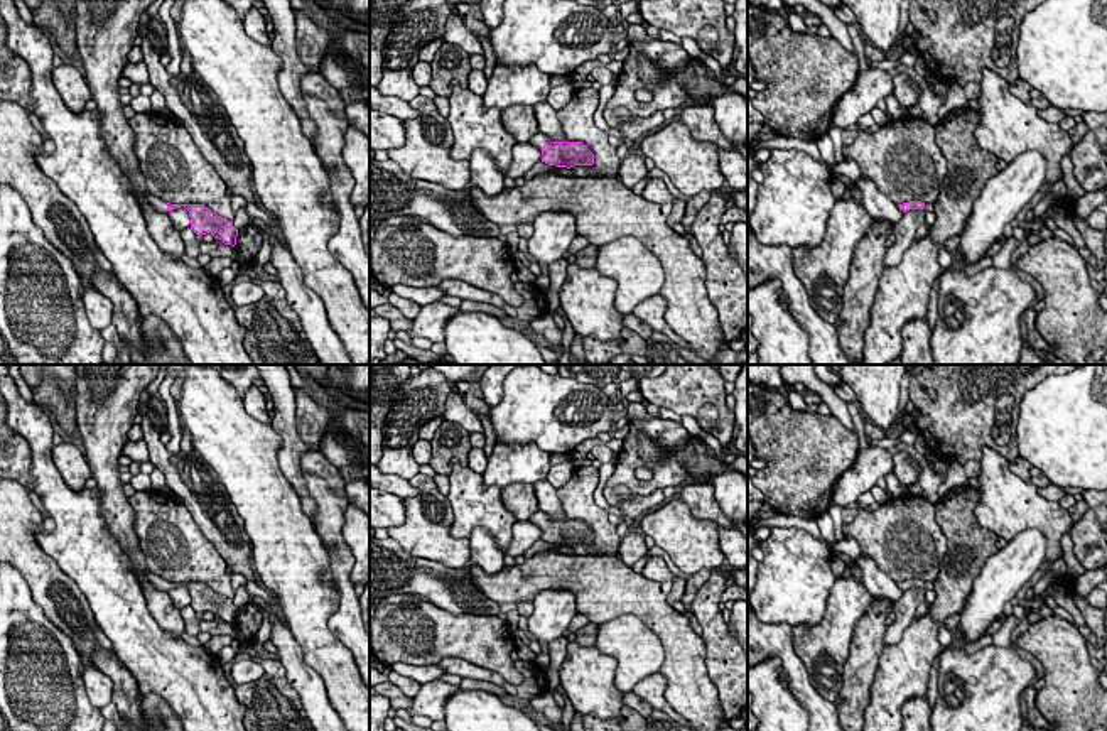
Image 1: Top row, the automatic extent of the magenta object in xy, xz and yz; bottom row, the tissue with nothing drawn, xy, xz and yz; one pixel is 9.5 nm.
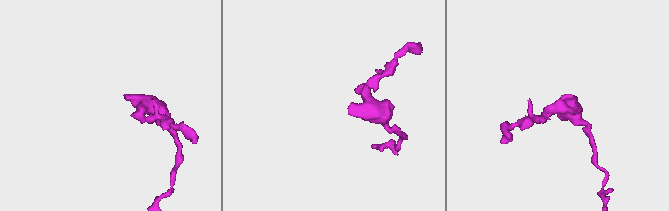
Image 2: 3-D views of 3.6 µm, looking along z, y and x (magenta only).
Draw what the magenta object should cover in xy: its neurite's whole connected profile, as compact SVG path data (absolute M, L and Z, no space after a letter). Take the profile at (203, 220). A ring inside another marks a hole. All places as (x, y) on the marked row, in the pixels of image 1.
M147 191L147 201L159 211L169 213L176 208L184 206L189 211L191 230L196 235L211 233L214 238L221 240L224 245L236 245L238 230L233 226L233 221L228 221L216 213L213 213L204 204L170 204Z

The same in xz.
M537 132L528 142L542 150L542 162L548 165L570 169L594 164L594 154L582 142L550 142L542 132Z

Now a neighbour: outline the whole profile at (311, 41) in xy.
M294 12L297 20L295 47L300 61L314 73L319 73L327 46L336 35L314 24L302 12Z

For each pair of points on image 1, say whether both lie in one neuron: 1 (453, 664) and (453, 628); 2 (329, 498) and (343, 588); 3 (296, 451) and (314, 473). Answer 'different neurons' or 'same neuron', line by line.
1: different neurons
2: same neuron
3: different neurons

